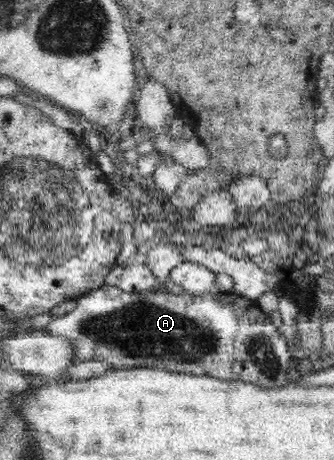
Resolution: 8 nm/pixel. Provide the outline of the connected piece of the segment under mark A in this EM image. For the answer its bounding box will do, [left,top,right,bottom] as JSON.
[40,285,293,387]

